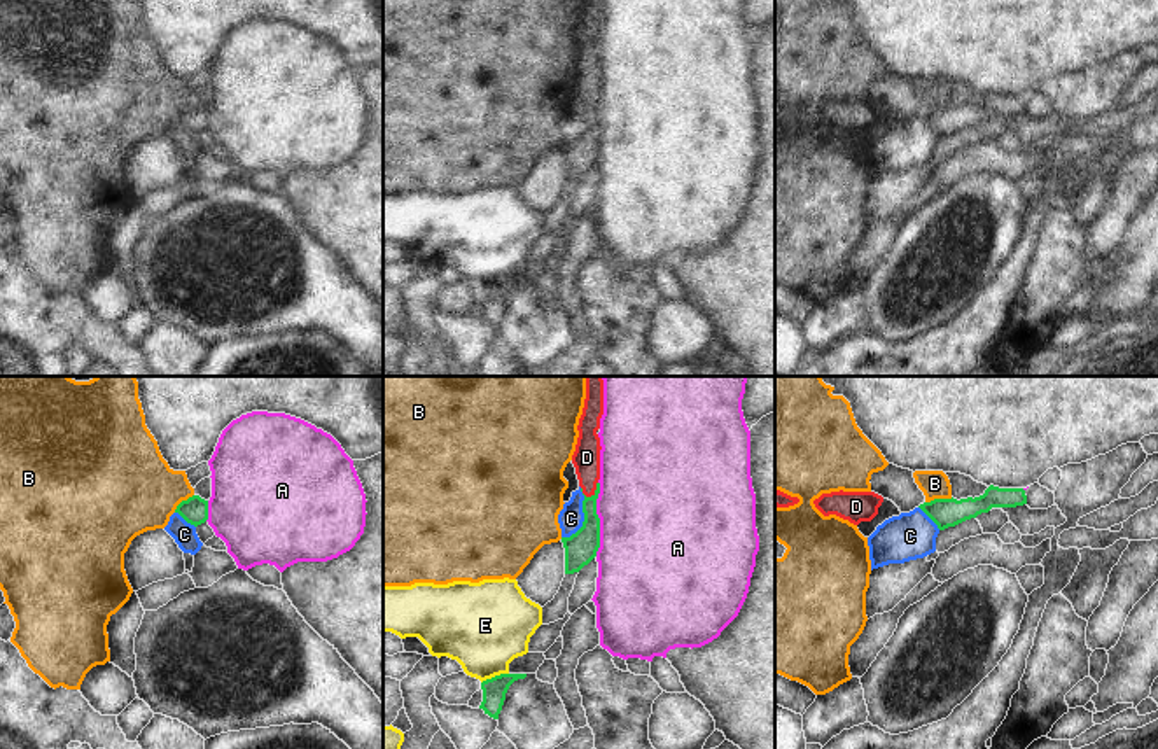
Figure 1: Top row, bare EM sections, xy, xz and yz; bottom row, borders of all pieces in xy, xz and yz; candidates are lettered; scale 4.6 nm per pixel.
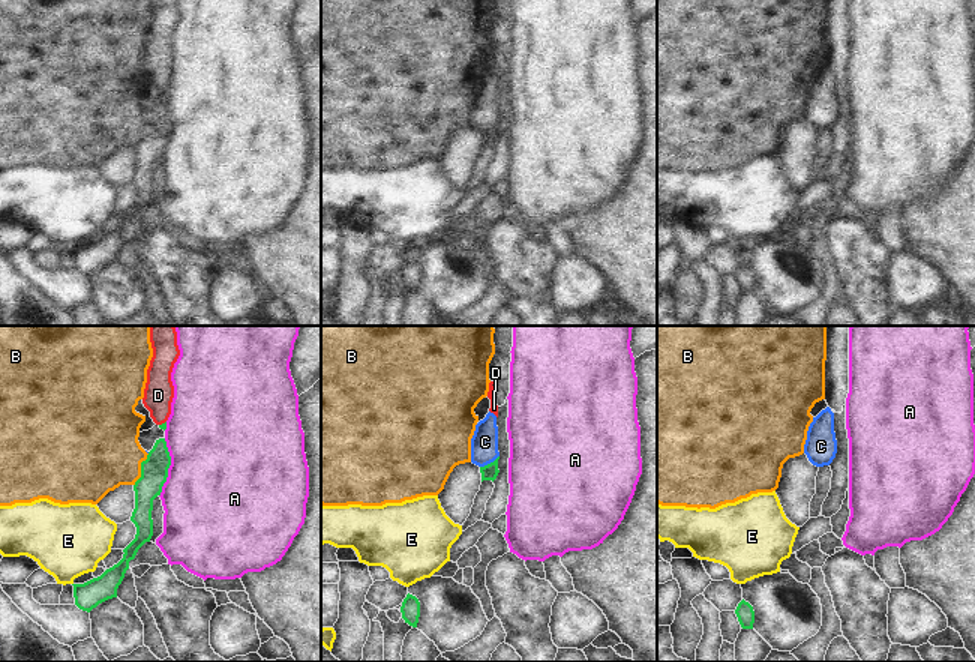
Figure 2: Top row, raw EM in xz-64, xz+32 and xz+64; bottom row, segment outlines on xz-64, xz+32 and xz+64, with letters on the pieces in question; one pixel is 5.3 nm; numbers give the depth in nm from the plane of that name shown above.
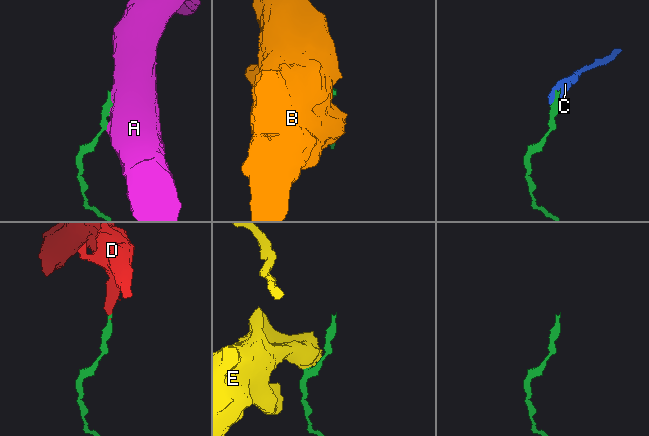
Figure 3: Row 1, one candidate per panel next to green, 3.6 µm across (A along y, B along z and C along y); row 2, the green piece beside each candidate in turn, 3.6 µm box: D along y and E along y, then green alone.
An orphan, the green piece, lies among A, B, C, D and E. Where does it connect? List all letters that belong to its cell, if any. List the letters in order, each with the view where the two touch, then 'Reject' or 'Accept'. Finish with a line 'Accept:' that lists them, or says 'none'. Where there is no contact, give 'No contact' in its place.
A: Touches green in xz. Reject
B: Touches green in yz. Reject
C: Touches green in xz. Reject
D: Touches green in xz. Accept
E: Touches green in xz. Reject
Accept: D.

